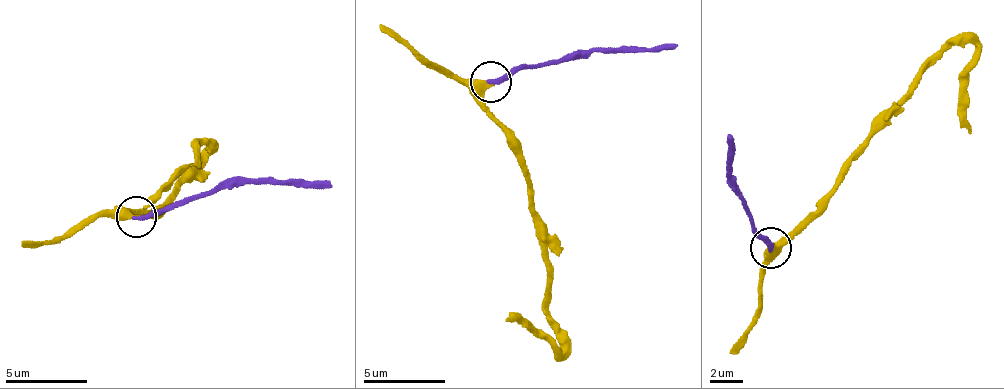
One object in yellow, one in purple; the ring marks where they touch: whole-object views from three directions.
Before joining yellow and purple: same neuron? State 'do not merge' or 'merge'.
merge

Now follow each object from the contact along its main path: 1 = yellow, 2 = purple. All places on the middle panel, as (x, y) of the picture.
1: (491, 83), (482, 101), (508, 140), (530, 191), (547, 269), (543, 306), (561, 339), (558, 352), (505, 317)
2: (491, 83), (579, 53), (660, 51), (675, 47)

